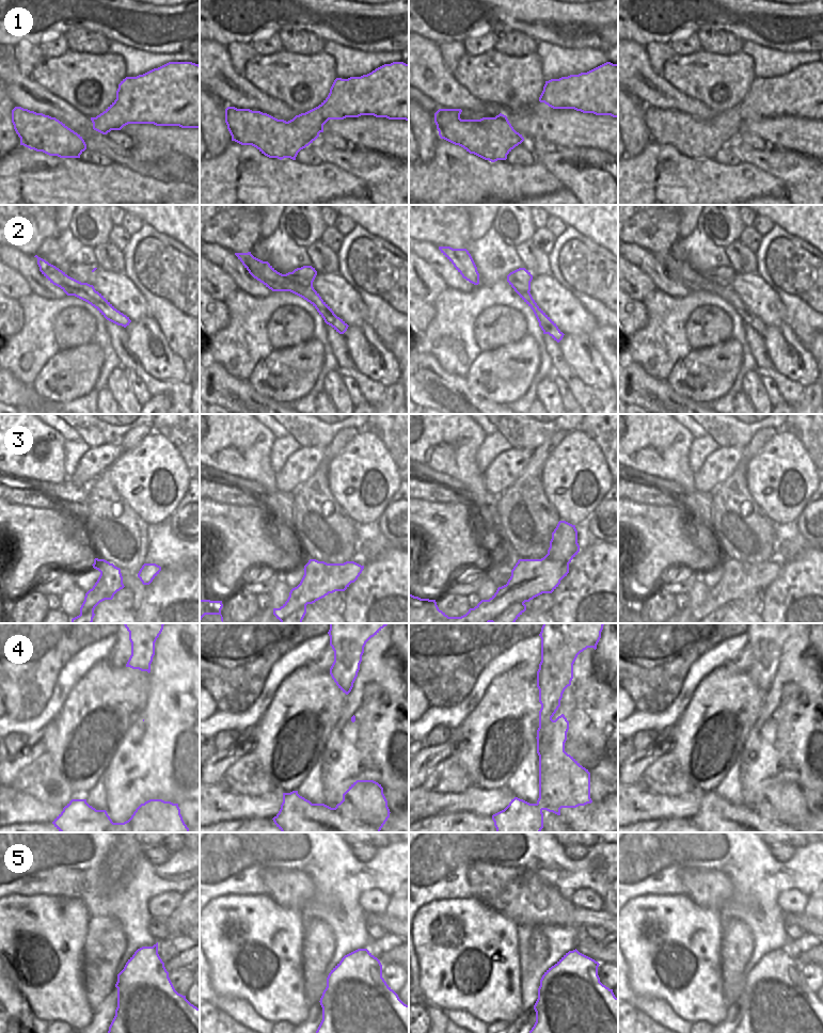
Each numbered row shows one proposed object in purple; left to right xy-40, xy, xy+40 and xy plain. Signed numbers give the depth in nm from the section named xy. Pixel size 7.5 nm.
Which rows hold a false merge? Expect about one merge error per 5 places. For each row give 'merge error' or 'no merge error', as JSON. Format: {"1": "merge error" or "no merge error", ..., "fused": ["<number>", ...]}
{"1": "no merge error", "2": "merge error", "3": "merge error", "4": "merge error", "5": "no merge error", "fused": ["2", "3", "4"]}

